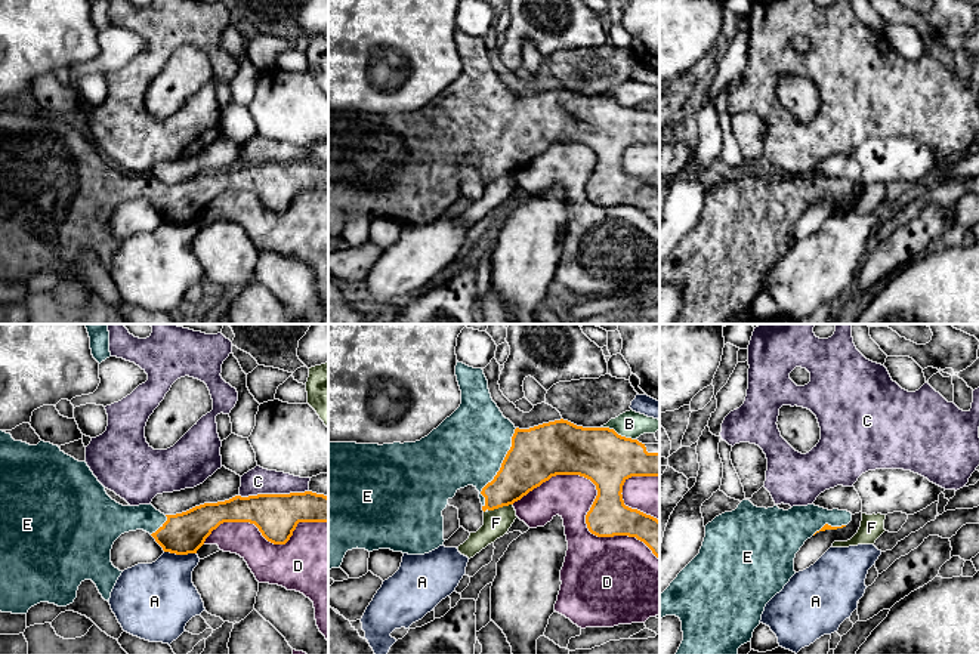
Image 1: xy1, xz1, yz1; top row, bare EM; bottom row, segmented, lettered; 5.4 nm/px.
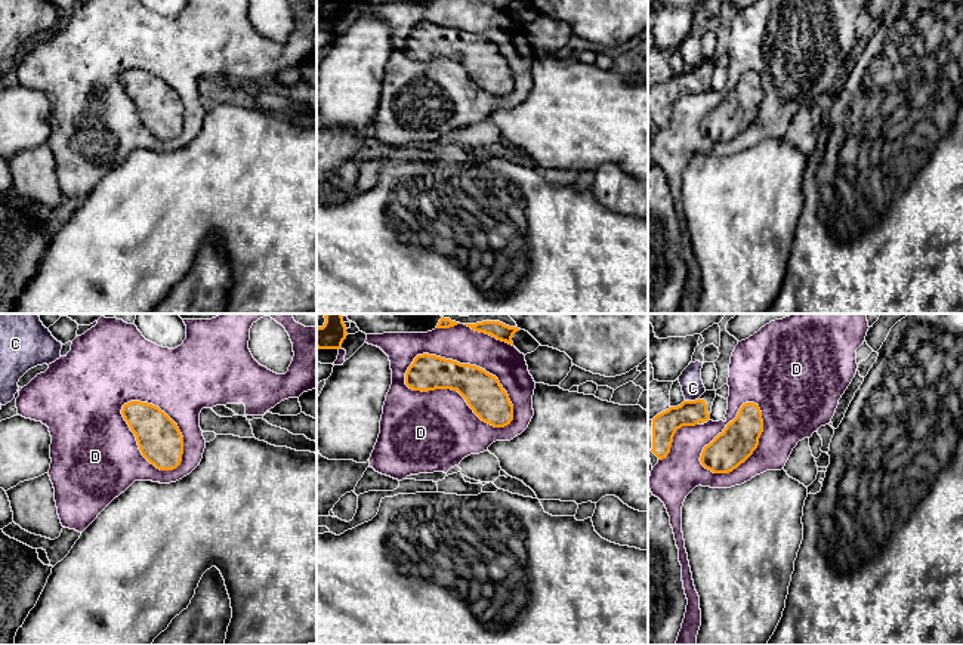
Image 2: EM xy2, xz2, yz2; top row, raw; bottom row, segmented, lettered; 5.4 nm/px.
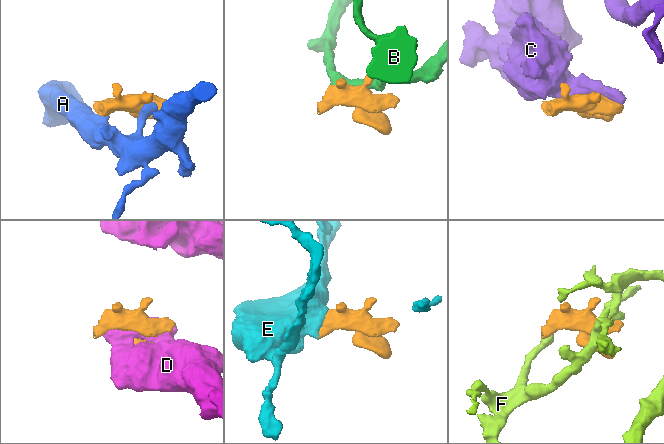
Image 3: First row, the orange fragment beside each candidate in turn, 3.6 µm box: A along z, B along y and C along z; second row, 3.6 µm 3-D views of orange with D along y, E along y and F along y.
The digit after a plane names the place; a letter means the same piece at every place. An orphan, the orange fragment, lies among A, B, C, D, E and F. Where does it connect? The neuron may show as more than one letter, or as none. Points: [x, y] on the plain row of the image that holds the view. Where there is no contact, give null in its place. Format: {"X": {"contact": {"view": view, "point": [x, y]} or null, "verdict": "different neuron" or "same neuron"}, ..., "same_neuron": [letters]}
{"A": {"contact": {"view": "xy1", "point": [181, 222]}, "verdict": "different neuron"}, "B": {"contact": {"view": "xz1", "point": [617, 102]}, "verdict": "different neuron"}, "C": {"contact": {"view": "xy1", "point": [272, 163]}, "verdict": "different neuron"}, "D": {"contact": {"view": "xz2", "point": [451, 58]}, "verdict": "different neuron"}, "E": {"contact": {"view": "xz1", "point": [500, 136]}, "verdict": "same neuron"}, "F": {"contact": {"view": "xz1", "point": [500, 175]}, "verdict": "different neuron"}, "same_neuron": ["E"]}

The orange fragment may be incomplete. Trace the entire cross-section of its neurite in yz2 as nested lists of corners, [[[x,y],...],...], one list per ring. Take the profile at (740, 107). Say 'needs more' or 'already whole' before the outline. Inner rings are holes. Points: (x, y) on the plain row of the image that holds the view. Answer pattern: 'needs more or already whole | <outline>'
already whole | [[[743,72],[737,86],[704,115],[701,133],[713,142],[732,141],[757,117],[762,101],[763,89],[759,74]]]

